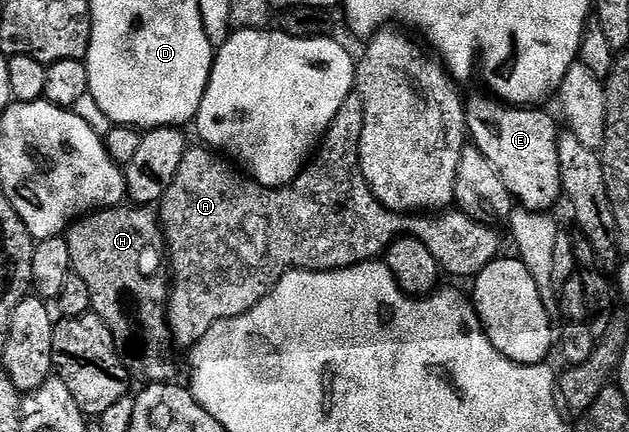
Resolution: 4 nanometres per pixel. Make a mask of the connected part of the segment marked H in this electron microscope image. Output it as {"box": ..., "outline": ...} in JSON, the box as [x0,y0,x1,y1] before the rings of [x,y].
{"box":[64,206,174,384],"outline":[[[119,206],[116,208],[103,208],[99,211],[89,213],[77,220],[66,229],[64,235],[68,242],[68,250],[72,254],[72,270],[80,278],[84,278],[88,285],[88,294],[92,294],[91,309],[95,316],[100,317],[104,326],[113,334],[114,341],[118,347],[118,353],[122,355],[124,366],[128,369],[131,377],[142,379],[142,382],[151,384],[165,384],[173,381],[174,376],[174,356],[170,353],[172,349],[172,337],[170,335],[170,322],[166,318],[166,308],[170,305],[171,277],[168,275],[168,253],[166,251],[166,236],[162,232],[162,222],[159,213],[150,206]]]}

